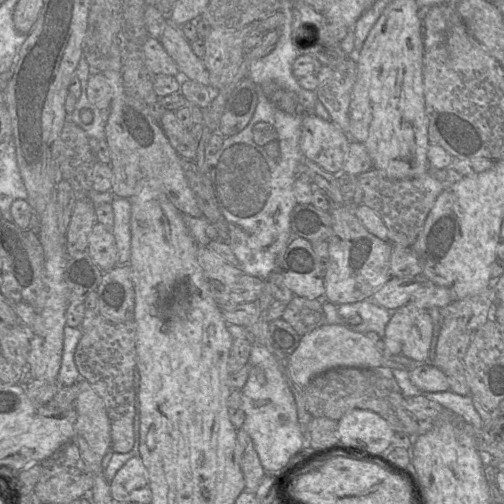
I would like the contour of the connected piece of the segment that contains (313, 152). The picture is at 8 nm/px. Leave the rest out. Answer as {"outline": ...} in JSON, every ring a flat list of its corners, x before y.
{"outline":[[315,114,302,122,300,149,304,159,317,164,324,171,340,174,351,139,335,123]]}

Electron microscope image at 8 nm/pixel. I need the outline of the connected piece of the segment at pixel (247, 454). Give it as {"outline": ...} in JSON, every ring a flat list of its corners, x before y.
{"outline":[[241,428,237,430,236,436,239,443,239,466,244,476,245,490,255,493,266,472,249,434]]}

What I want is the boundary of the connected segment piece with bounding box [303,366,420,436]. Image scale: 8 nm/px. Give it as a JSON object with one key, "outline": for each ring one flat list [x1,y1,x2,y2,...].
{"outline":[[385,366,377,368,336,367,315,376,303,388,303,398,307,411,312,417,340,420,353,409,370,410,383,417,395,432,409,436,420,435,420,422,404,407,401,389,393,375,393,369]]}

